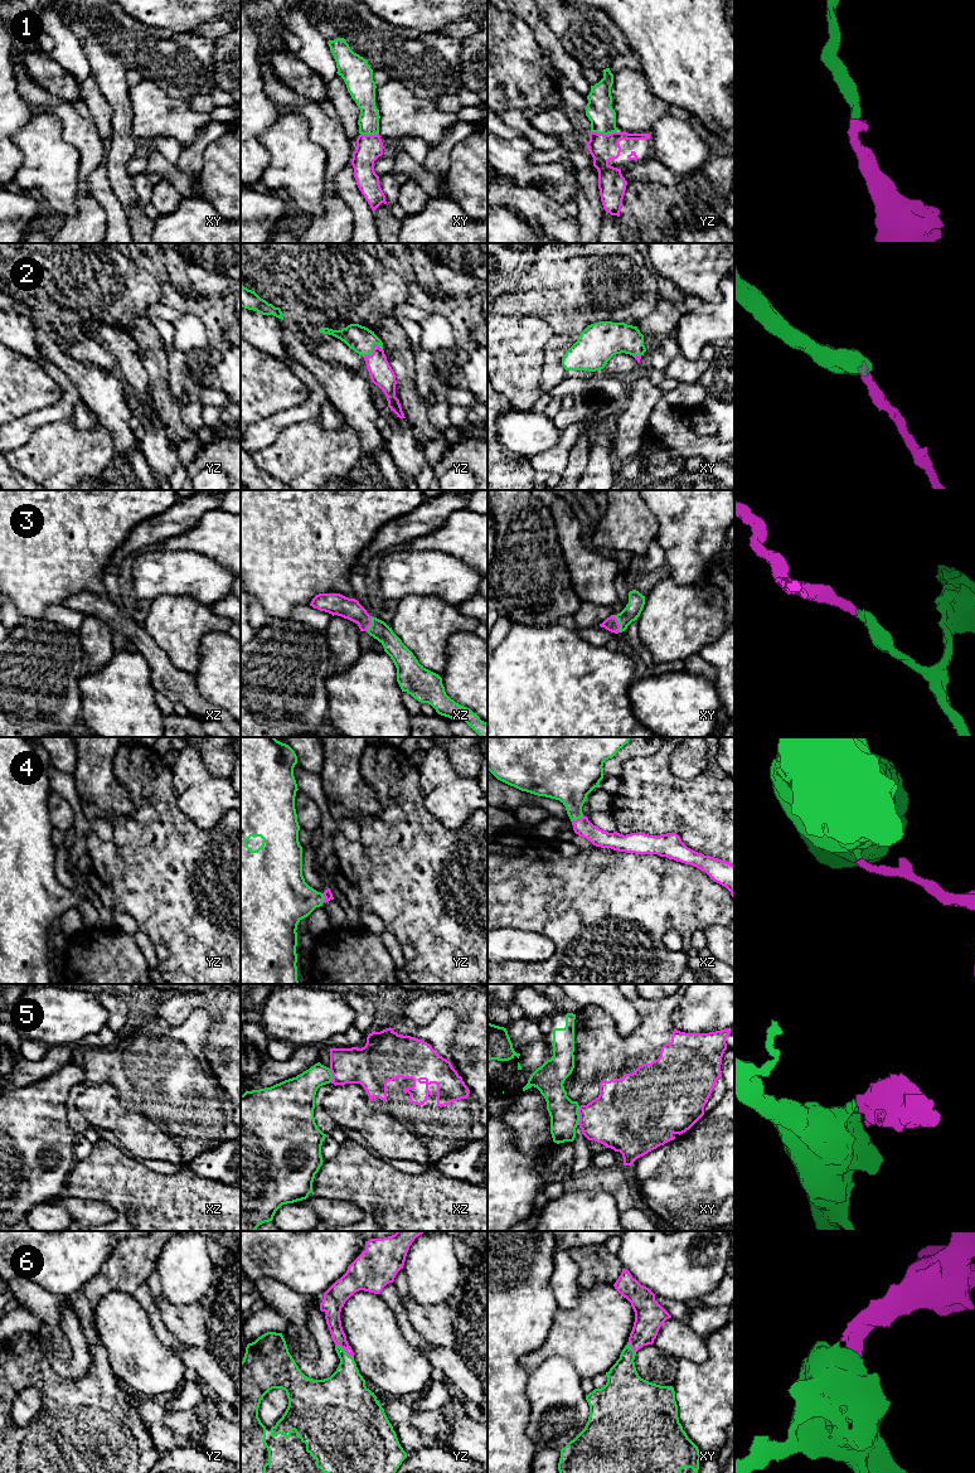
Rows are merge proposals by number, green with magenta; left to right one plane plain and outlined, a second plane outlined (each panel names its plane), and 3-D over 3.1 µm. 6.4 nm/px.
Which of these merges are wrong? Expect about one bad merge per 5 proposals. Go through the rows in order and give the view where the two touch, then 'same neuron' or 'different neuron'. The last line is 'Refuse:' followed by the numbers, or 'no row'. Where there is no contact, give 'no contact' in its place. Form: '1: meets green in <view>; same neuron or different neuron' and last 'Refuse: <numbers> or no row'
1: meets green in yz; same neuron
2: meets green in yz; same neuron
3: meets green in xy; same neuron
4: meets green in xz; same neuron
5: meets green in xy; different neuron
6: meets green in yz; same neuron
Refuse: 5

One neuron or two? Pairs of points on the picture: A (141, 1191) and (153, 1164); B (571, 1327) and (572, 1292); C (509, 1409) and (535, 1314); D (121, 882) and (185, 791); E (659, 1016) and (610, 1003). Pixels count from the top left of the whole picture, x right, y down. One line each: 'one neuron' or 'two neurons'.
A: two neurons
B: two neurons
C: one neuron
D: two neurons
E: two neurons

